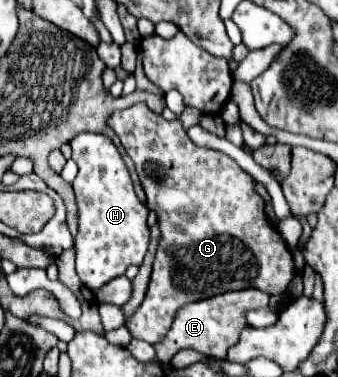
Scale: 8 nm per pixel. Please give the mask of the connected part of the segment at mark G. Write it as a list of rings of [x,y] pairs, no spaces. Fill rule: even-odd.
[[[134,104],[132,108],[114,112],[106,120],[106,124],[118,134],[122,146],[132,158],[146,192],[146,206],[148,210],[156,212],[160,226],[160,242],[146,298],[138,308],[138,314],[126,320],[126,326],[134,338],[148,344],[160,342],[170,330],[174,314],[184,304],[196,300],[246,288],[258,288],[270,296],[286,292],[290,280],[296,274],[292,252],[290,248],[286,248],[286,242],[282,240],[276,226],[264,214],[264,200],[254,190],[254,178],[244,172],[236,164],[236,160],[218,150],[196,146],[186,136],[180,120],[168,122],[162,116],[154,114],[146,104]]]

